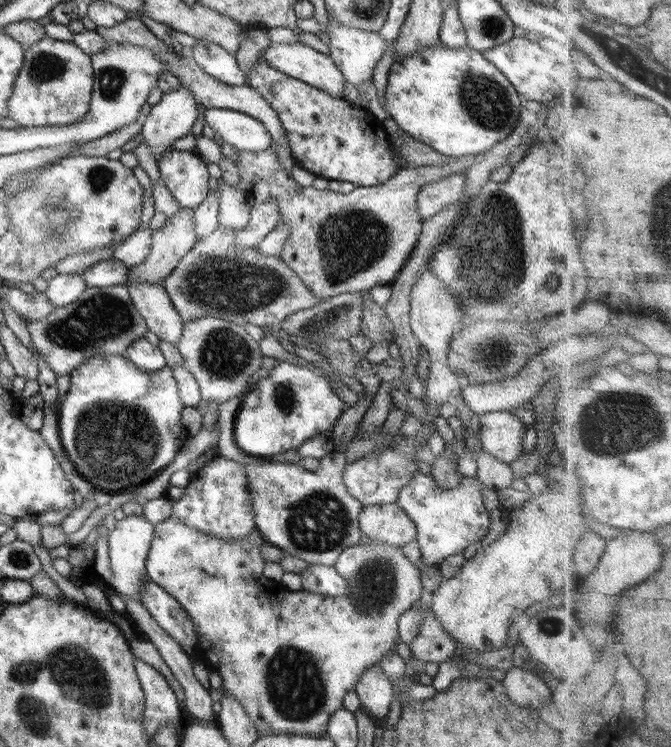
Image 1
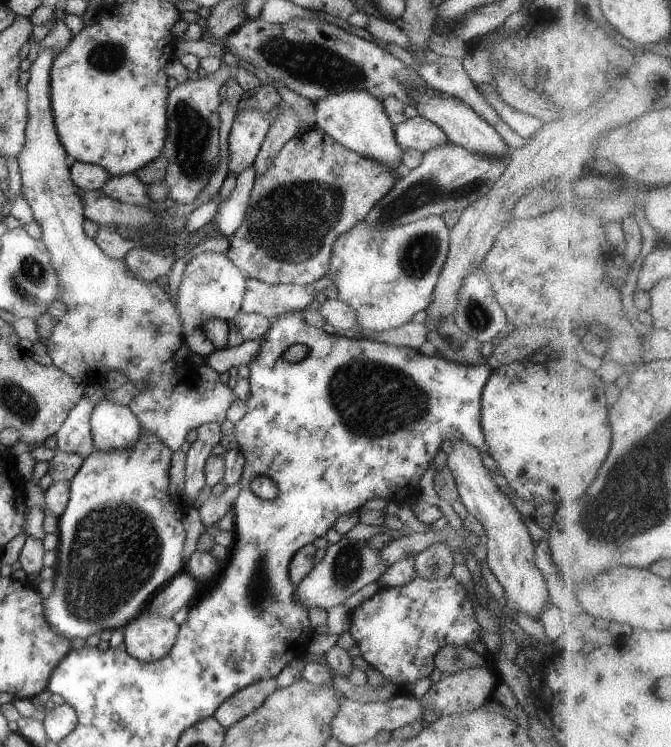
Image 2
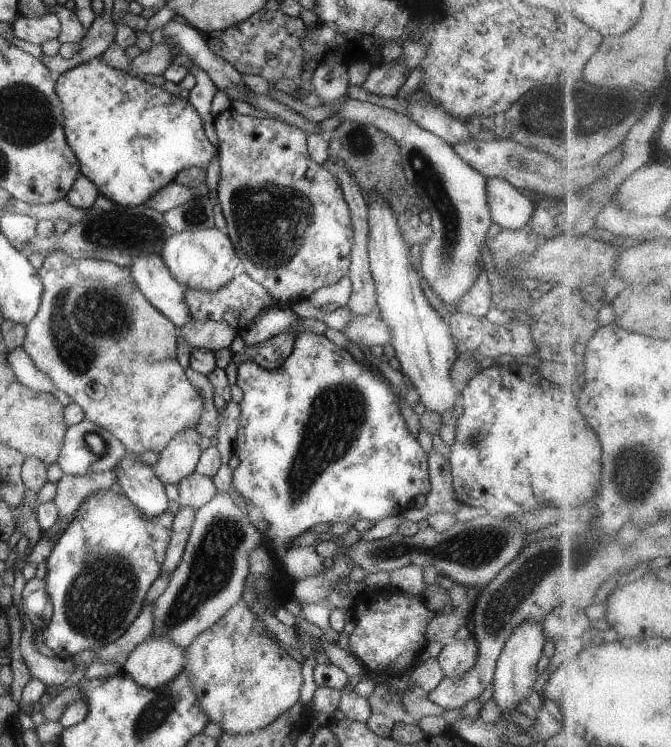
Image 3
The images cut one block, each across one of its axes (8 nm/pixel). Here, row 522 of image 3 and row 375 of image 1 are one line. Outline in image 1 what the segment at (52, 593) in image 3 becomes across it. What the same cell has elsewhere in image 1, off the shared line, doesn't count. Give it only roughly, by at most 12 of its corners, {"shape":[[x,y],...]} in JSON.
{"shape":[[166,367],[69,372],[61,446],[100,491],[142,486],[186,440]]}

